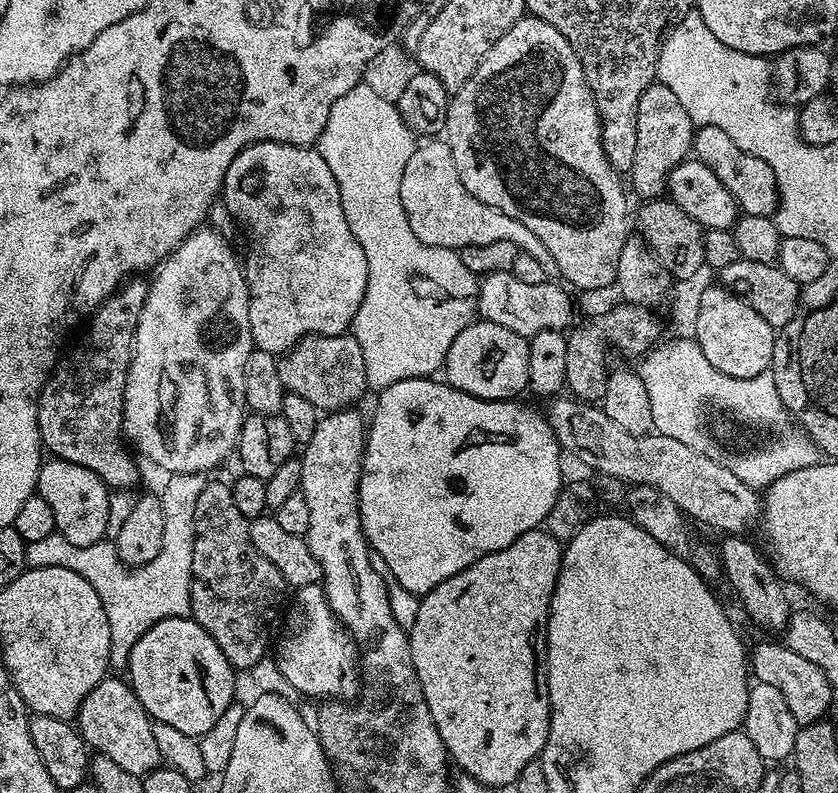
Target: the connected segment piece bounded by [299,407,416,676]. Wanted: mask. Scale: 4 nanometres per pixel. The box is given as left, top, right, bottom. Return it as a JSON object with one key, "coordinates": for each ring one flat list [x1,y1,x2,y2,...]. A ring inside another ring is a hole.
{"coordinates":[[351,407,321,415,314,430,314,438,310,438,310,442,303,445,304,456,299,457,302,466,299,491,306,498,306,507,310,509,310,530,306,539,314,558,318,558,320,563,324,593,337,620,349,633,360,632,360,636,364,636,364,632,368,632,368,636,364,636,364,640,372,640,372,644,368,644,368,656,372,656,372,660,376,660,380,668,392,668,392,672,400,668,404,676,412,676,416,671,412,665,408,632,400,628,398,622,394,622,394,614,390,614,388,591,384,580,378,578,374,566,370,566,370,549,360,521,360,471,364,461,366,420,356,411,355,407]]}

